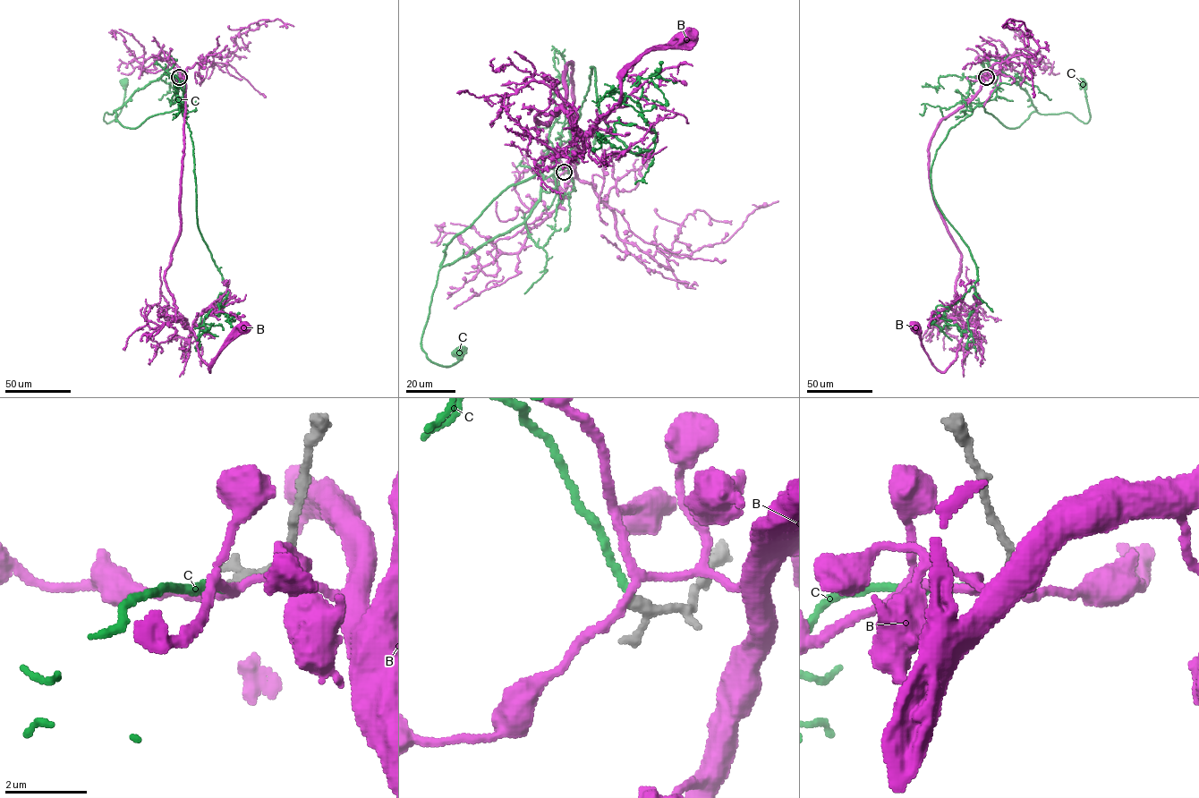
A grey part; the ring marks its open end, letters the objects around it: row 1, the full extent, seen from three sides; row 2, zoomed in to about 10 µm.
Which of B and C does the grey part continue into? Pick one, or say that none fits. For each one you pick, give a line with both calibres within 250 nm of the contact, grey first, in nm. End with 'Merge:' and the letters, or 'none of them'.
C: calibres 220 and 170 nm
Merge: C

